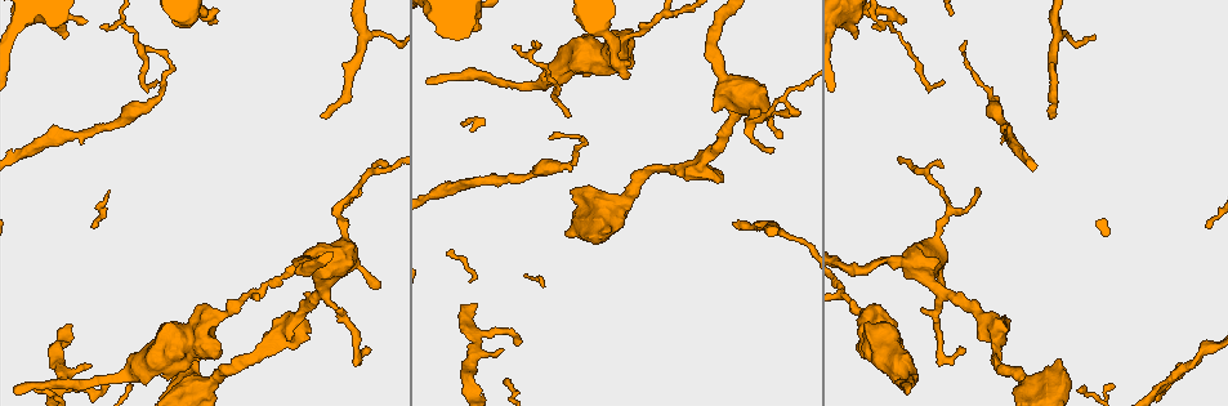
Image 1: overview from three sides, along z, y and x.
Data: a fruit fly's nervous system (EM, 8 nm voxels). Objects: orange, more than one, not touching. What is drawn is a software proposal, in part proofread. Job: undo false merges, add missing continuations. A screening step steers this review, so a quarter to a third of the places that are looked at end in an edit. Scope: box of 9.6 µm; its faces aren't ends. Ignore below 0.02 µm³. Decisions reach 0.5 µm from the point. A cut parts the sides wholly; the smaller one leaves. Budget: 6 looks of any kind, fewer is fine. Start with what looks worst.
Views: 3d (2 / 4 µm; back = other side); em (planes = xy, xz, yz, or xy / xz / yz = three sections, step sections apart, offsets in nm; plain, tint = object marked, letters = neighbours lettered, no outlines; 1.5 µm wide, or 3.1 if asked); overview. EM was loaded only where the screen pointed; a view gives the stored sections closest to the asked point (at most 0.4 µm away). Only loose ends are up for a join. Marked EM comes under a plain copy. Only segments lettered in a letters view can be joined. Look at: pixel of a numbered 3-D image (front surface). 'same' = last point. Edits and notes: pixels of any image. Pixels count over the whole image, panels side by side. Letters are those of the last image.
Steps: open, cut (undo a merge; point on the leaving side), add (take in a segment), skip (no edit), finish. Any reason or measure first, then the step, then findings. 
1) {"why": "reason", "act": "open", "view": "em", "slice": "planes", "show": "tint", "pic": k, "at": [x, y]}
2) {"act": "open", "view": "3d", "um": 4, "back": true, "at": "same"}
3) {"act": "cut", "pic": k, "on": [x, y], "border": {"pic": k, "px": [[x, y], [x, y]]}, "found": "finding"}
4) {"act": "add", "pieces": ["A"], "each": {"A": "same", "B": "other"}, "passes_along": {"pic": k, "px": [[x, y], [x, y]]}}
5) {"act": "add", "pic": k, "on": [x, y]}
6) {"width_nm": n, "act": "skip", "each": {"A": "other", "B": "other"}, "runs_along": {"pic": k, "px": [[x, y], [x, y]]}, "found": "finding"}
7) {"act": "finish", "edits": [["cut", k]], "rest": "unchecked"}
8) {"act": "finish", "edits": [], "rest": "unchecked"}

{"why": "free end", "act": "open", "view": "3d", "um": 2, "pic": 1, "at": [736, 224]}

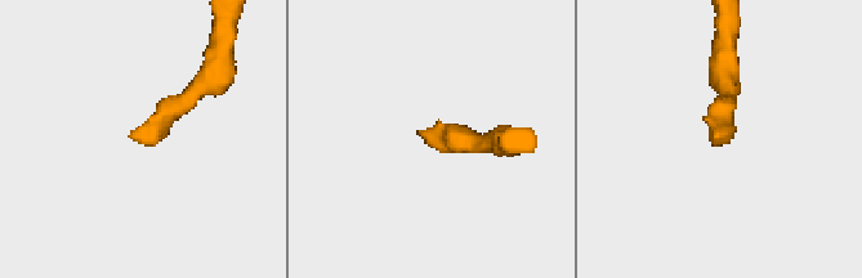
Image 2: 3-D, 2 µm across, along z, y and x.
{"act": "open", "view": "em", "slice": "xz", "step": 8, "show": "letters", "pic": 2, "at": [427, 132]}

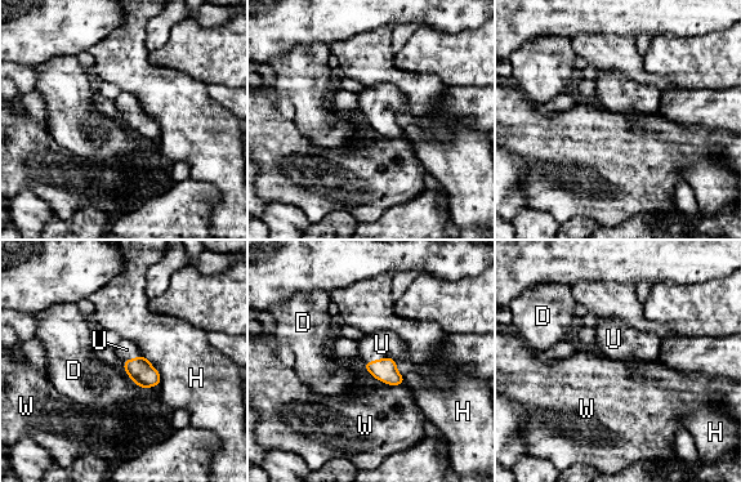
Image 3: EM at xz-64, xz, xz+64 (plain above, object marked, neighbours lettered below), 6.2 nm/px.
{"act": "add", "pieces": ["U"], "each": {"D": "other", "H": "other", "U": "same", "W": "other"}, "passes_along": {"pic": 3, "px": [[384, 370], [379, 360], [382, 344]]}, "found": "the neuron continues"}

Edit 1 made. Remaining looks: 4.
{"why": "see it whole again", "act": "open", "view": "overview"}

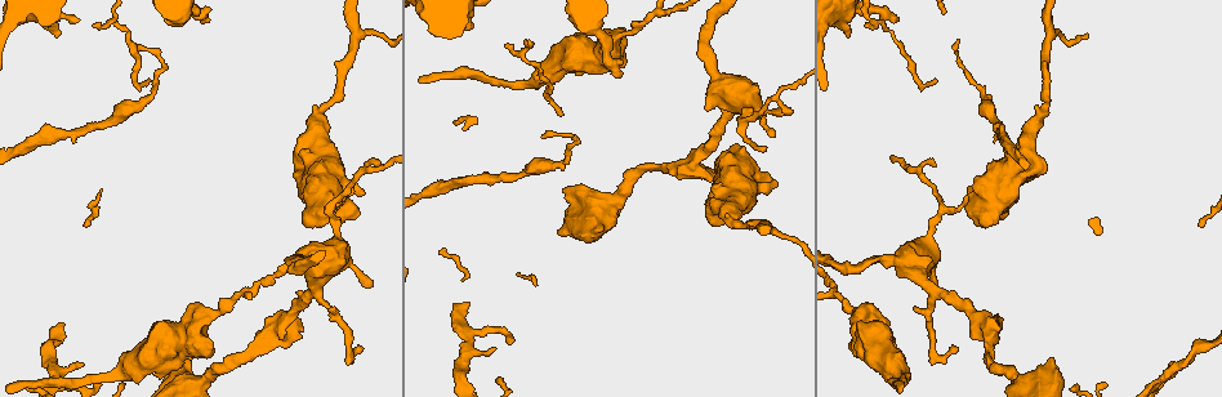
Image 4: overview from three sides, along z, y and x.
{"why": "thick turns thin", "act": "open", "view": "3d", "um": 2, "pic": 4, "at": [904, 375]}

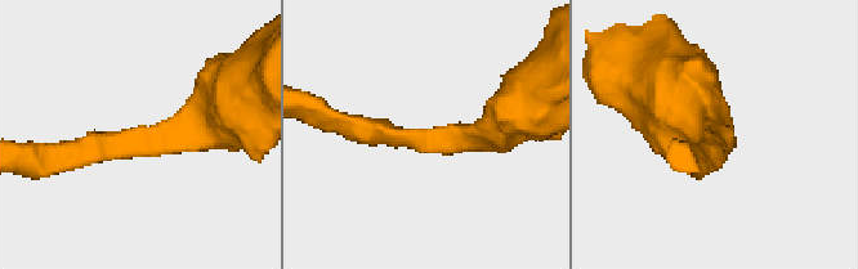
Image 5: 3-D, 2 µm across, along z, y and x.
{"arm_widths_nm": [180, 500], "act": "open", "view": "em", "slice": "planes", "show": "tint", "pic": 5, "at": [455, 140]}

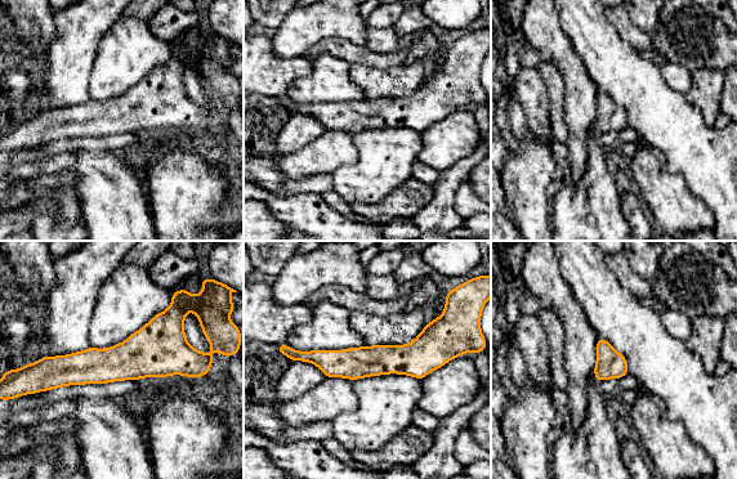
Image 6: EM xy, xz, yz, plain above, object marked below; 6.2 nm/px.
{"act": "open", "view": "em", "slice": "planes", "show": "letters", "at": "same"}

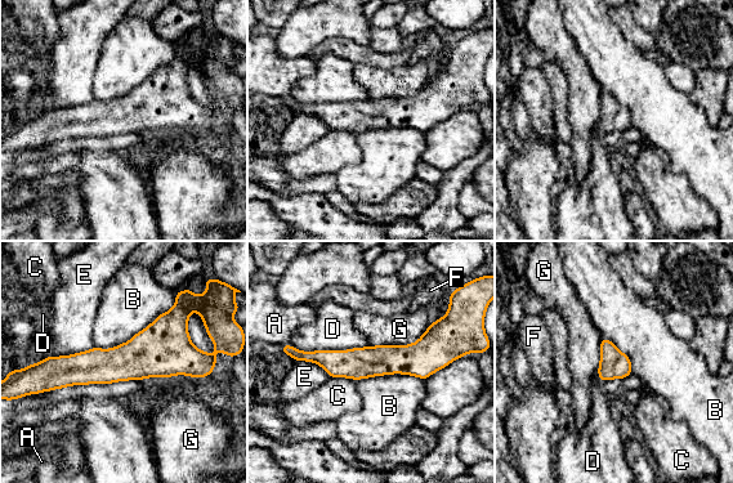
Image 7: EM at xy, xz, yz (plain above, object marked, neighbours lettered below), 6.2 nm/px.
{"act": "skip", "each": {"A": "other", "B": "other", "C": "other", "D": "other", "E": "other", "F": "other", "G": "other"}, "border": {"pic": 7, "px": [[175, 294], [126, 341], [94, 347]]}, "found": "one neuron here"}

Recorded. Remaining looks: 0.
{"act": "finish", "edits": [["add", 3]], "rest": "unchecked"}

